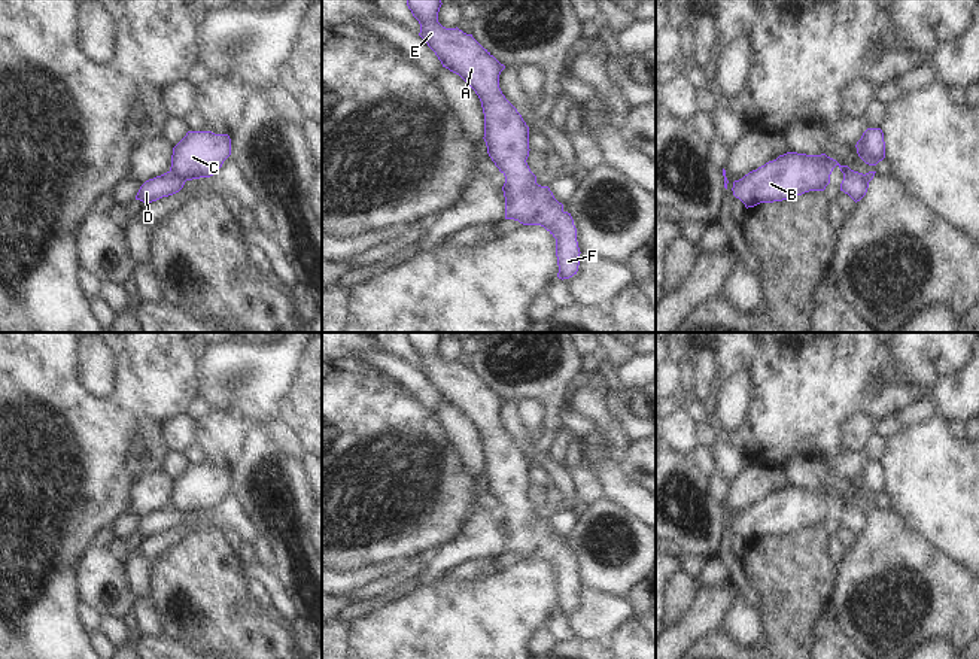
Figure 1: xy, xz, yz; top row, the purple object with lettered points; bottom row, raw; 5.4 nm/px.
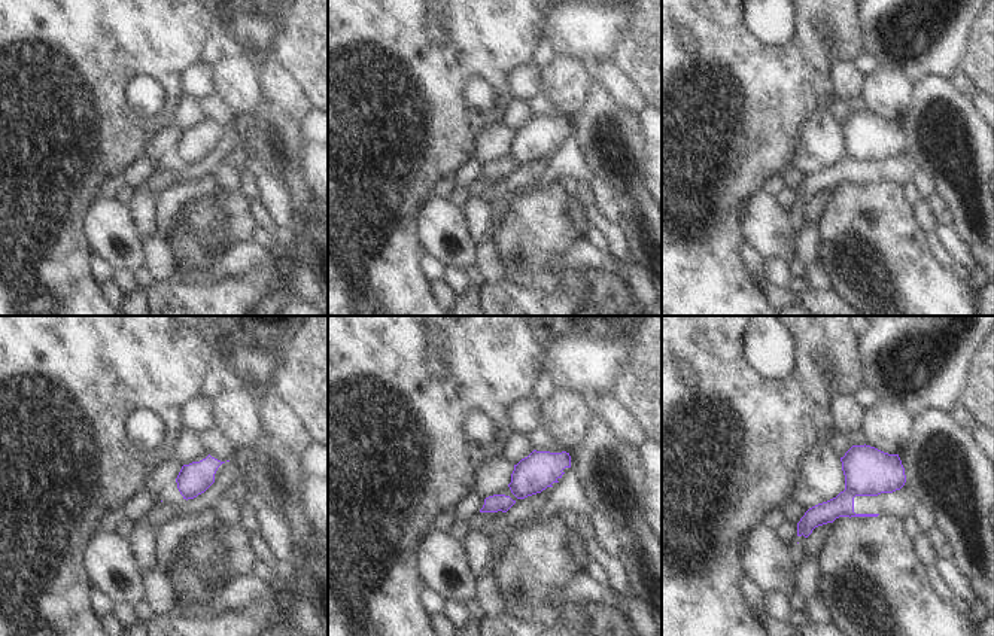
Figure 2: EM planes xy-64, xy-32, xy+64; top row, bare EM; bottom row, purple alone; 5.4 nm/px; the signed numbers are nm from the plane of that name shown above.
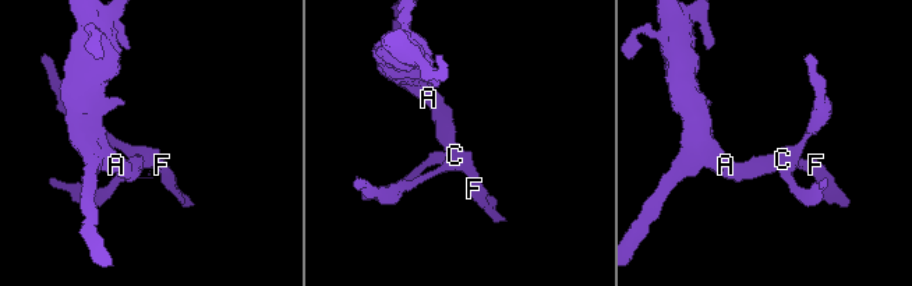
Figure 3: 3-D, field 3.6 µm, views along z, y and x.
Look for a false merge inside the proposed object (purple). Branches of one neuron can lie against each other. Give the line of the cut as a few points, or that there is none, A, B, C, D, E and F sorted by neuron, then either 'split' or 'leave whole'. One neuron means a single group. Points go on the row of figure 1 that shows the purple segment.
xy (170, 170), (185, 181) | A B C E F / D | split

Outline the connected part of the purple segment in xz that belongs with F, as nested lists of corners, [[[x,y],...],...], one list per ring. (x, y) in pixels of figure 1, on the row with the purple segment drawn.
[[[407,0],[407,6],[420,24],[419,36],[435,52],[443,67],[459,75],[475,91],[484,113],[484,142],[487,154],[505,176],[502,191],[505,194],[505,219],[519,221],[523,225],[541,225],[556,239],[556,256],[559,279],[569,279],[578,271],[580,247],[577,228],[571,213],[563,210],[548,186],[536,183],[536,176],[530,171],[526,160],[529,157],[529,127],[517,109],[505,98],[499,88],[499,75],[505,69],[487,49],[484,49],[472,34],[462,30],[446,28],[438,22],[441,0]]]

